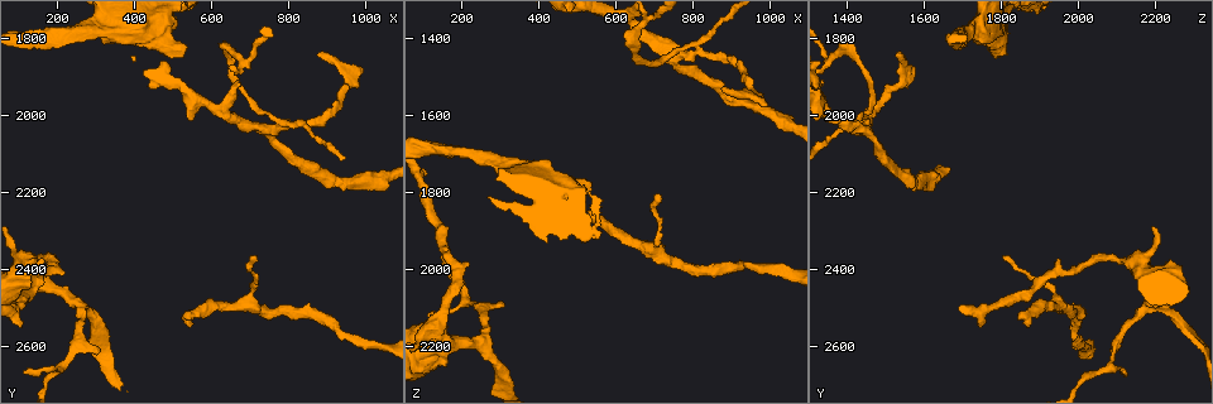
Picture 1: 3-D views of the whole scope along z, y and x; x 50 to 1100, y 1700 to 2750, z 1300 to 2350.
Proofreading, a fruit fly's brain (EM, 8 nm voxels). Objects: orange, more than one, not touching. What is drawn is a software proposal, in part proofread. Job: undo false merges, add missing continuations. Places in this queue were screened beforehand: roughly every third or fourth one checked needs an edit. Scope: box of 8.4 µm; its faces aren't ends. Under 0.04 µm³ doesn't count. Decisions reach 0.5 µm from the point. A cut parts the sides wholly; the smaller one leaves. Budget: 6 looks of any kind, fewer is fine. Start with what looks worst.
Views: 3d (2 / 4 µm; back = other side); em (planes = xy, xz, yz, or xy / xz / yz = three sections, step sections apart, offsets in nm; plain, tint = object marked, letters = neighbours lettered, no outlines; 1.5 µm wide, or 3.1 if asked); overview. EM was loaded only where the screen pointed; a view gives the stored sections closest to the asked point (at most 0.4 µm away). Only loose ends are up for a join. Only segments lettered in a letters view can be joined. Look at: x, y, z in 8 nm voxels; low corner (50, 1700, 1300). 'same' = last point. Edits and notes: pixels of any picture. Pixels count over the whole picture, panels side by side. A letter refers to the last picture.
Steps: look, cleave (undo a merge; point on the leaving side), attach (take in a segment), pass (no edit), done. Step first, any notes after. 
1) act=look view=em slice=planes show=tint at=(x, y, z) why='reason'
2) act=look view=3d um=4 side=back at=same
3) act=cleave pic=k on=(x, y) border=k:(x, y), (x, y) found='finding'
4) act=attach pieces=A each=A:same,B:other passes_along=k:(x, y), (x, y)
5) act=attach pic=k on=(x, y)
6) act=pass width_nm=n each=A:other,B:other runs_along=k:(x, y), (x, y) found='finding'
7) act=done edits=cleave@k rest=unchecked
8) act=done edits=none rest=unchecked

act=look view=3d um=2 side=back at=(830, 2020, 1440) why='three-way junction'

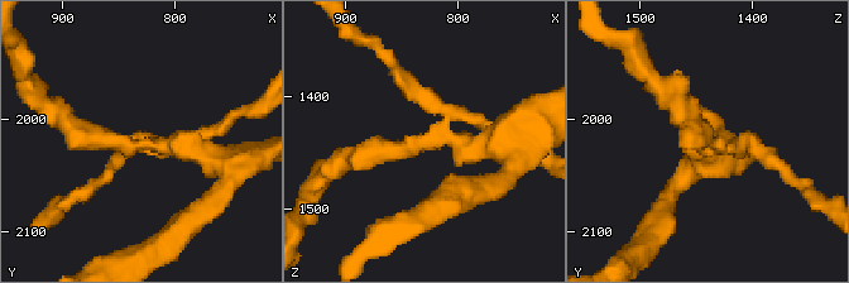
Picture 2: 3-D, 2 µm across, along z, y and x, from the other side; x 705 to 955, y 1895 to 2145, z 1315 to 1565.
act=look view=em slice=planes show=letters at=(836, 2022, 1436) arms=3 why='shape alone is not enough'

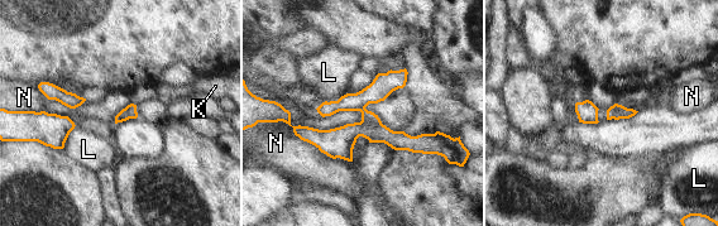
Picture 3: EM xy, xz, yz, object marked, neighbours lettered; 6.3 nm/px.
act=cleave pic=3 on=(383, 85) each=K:other,L:other,N:other found='two neurons meet here'

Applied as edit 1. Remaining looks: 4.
act=look view=overview

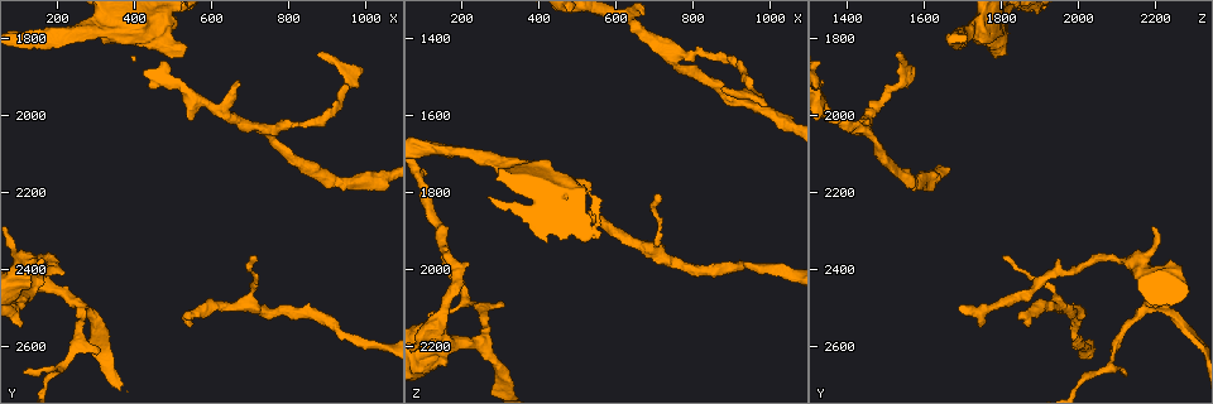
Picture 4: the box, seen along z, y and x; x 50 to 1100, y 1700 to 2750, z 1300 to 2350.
act=look view=3d um=2 at=(535, 1810, 1775) why='stops while still wide'

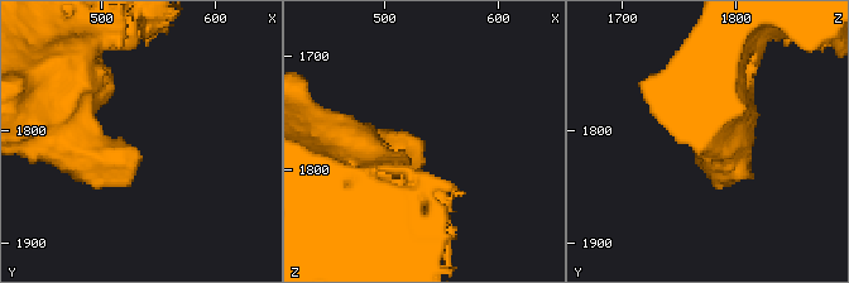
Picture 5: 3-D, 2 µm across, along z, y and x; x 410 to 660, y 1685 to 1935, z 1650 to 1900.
act=look view=em slice=xy step=4 show=tint at=(534, 1818, 1776) why='shape alone is not enough'

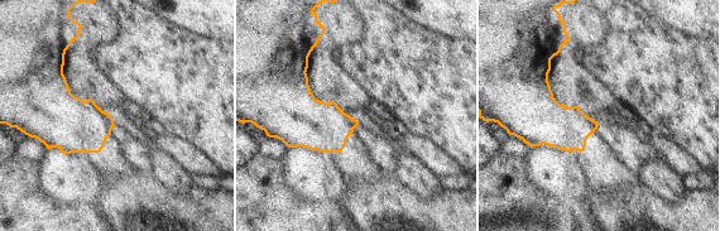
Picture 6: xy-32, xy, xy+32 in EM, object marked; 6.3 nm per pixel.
act=look view=em slice=xz step=8 show=letters at=same

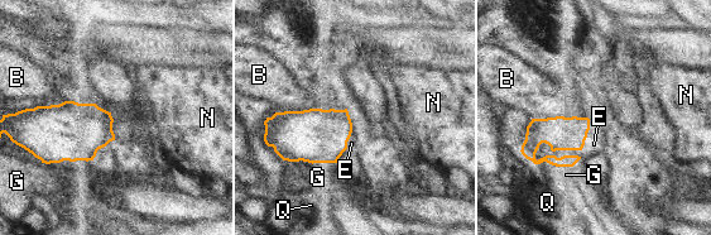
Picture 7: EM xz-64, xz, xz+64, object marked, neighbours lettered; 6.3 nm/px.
act=attach pieces=E longest_contact=B:460nm each=B:other,E:same,G:other,N:other,Q:other passes_along=7:(560, 133), (585, 139), (594, 144) found='the neuron continues'

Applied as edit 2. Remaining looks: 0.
act=done edits=cleave@3,attach@7 rest=unchecked

